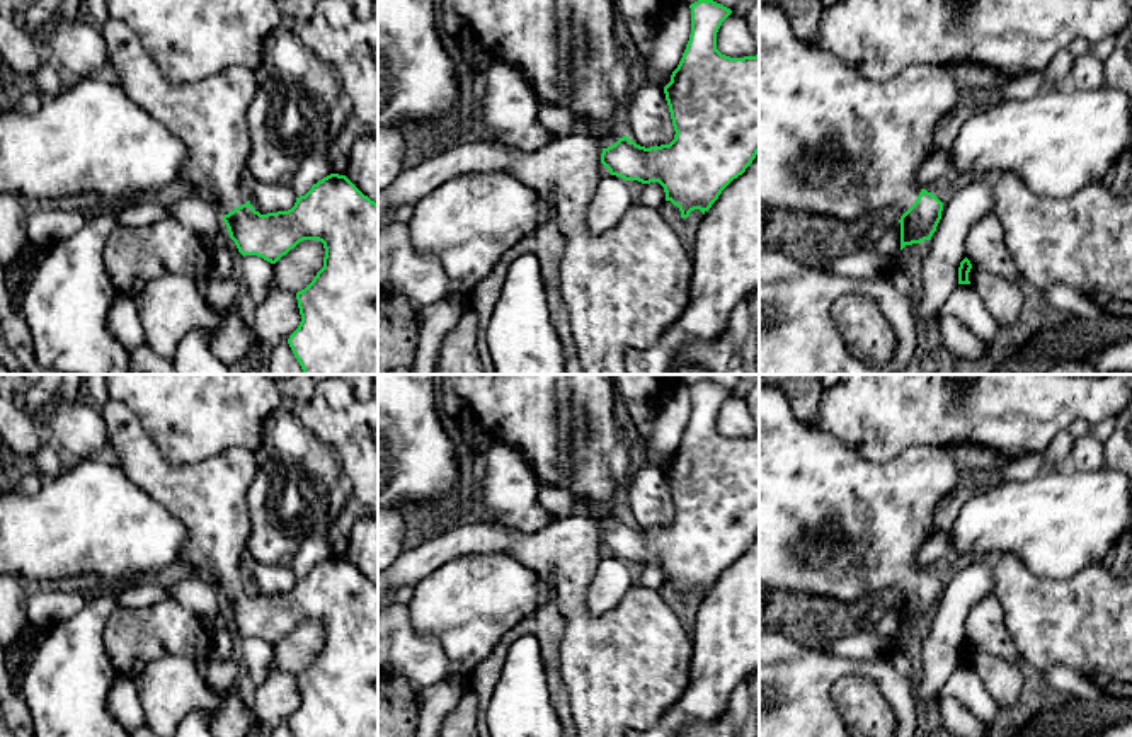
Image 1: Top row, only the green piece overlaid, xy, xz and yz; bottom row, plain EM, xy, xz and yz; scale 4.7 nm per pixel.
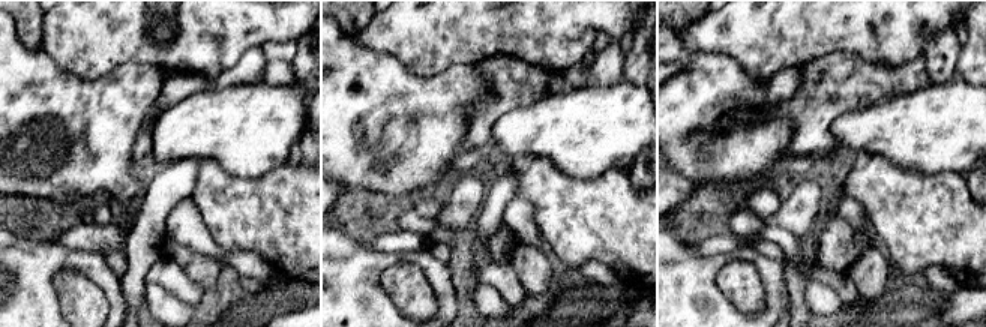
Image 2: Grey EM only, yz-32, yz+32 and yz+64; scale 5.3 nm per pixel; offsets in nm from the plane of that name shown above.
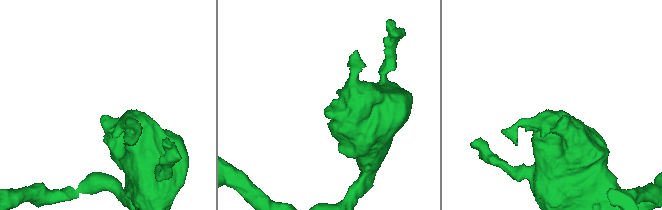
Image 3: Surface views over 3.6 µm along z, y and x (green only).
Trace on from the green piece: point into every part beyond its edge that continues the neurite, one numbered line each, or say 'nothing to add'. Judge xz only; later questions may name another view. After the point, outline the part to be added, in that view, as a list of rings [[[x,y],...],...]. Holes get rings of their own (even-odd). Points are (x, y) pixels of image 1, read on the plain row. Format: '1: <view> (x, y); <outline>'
1: xz (566, 428); [[[451,374],[444,383],[466,400],[466,410],[480,417],[495,441],[521,453],[540,485],[570,492],[589,514],[601,519],[603,529],[625,517],[621,502],[632,471],[625,432],[616,417],[613,374]]]

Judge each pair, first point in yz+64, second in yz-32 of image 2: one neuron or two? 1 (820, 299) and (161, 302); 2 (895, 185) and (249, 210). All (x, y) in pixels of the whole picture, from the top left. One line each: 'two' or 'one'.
1: one
2: one

